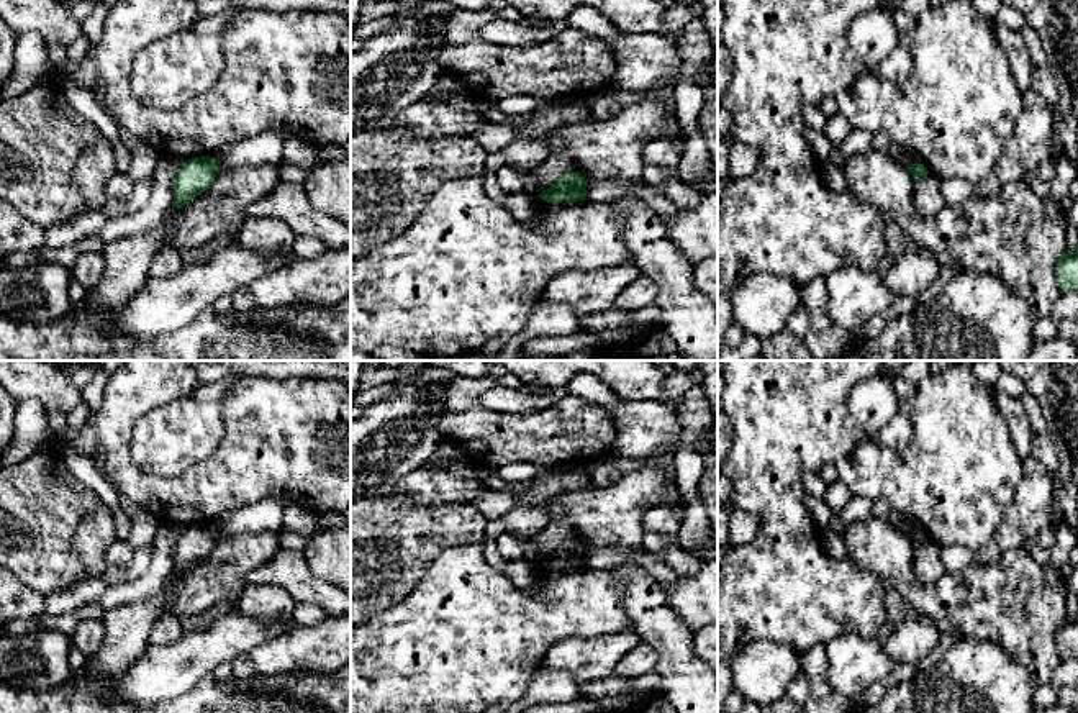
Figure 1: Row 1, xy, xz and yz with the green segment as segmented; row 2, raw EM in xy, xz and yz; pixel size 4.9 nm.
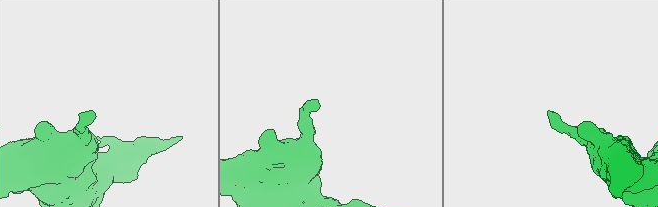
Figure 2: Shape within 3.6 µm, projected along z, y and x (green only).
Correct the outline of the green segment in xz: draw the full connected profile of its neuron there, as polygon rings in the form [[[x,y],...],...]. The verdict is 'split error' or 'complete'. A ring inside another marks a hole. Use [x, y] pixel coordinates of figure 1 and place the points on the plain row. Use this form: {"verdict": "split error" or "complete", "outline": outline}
{"verdict": "complete", "outline": [[[580,539],[560,543],[549,556],[537,562],[542,569],[559,572],[562,569],[587,567],[587,547]]]}

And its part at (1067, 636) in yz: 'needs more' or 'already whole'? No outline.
already whole

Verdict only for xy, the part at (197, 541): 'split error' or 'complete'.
complete

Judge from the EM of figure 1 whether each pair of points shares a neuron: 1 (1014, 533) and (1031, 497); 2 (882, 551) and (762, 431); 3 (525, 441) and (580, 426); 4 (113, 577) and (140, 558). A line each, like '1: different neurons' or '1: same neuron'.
1: same neuron
2: different neurons
3: same neuron
4: same neuron

